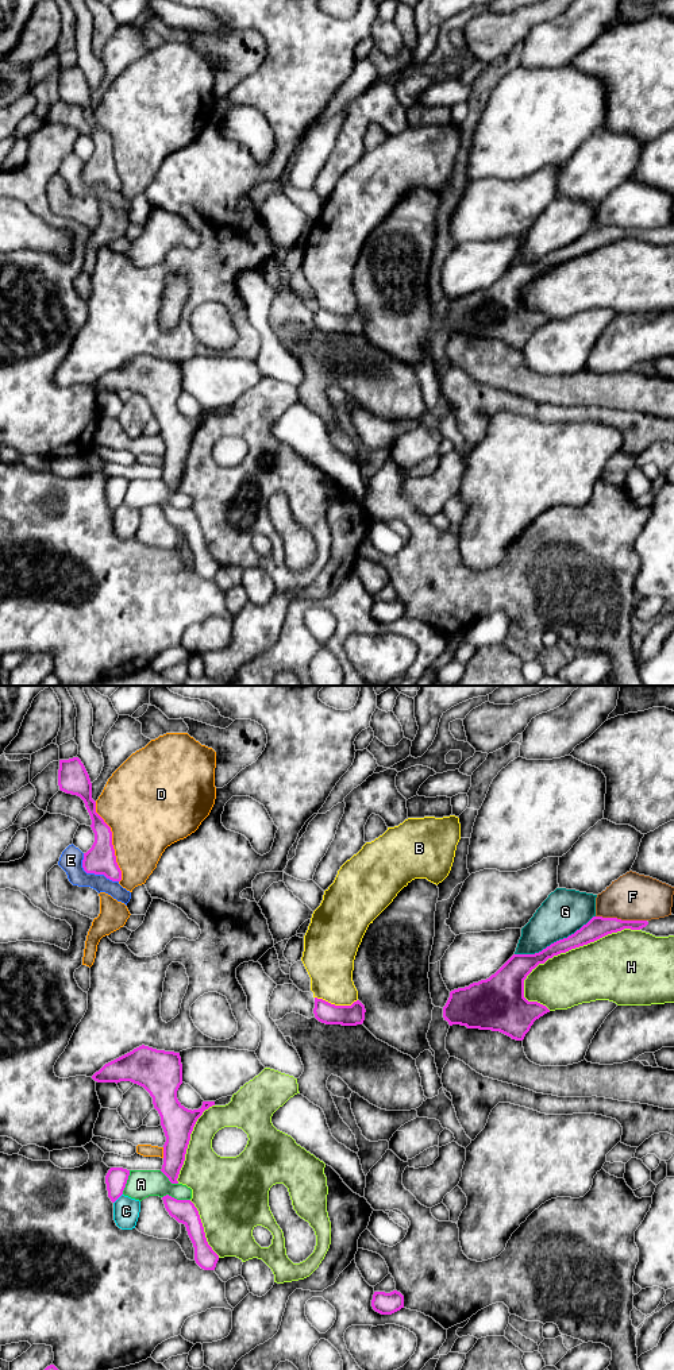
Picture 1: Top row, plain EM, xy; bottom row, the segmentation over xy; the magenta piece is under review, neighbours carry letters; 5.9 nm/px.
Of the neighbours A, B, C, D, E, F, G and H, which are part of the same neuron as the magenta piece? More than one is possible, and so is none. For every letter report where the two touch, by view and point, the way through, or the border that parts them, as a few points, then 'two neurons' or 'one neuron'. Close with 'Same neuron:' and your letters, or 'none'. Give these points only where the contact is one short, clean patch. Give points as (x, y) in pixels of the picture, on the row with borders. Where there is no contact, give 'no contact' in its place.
A: contact xy (176, 1199); two neurons
B: contact xy (336, 1006); one neuron
C: contact xy (118, 1197); two neurons
D: contact xy (111, 842); two neurons
E: contact xy (93, 872); two neurons
F: contact xy (620, 919); two neurons
G: contact xy (554, 942); two neurons
H: contact xy (573, 948); two neurons
Same neuron: B

